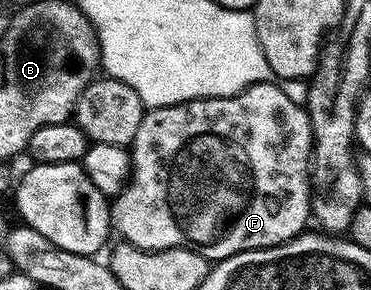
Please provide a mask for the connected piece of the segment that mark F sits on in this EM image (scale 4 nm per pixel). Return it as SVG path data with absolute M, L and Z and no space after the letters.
M263 81L242 90L238 95L229 97L203 97L193 101L183 101L177 105L167 105L161 109L148 109L144 114L137 134L130 144L132 171L128 184L111 198L110 225L121 242L139 249L189 249L202 255L209 263L238 255L242 251L265 249L286 243L298 234L305 232L307 221L310 221L312 209L312 124L308 110L304 105L294 103L290 95L279 84Z

